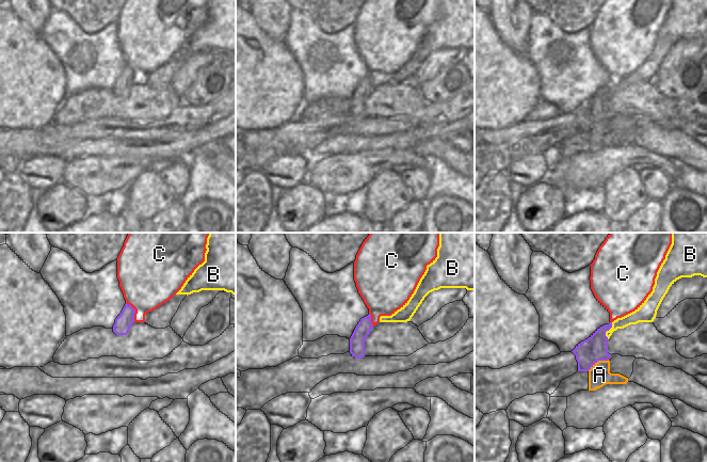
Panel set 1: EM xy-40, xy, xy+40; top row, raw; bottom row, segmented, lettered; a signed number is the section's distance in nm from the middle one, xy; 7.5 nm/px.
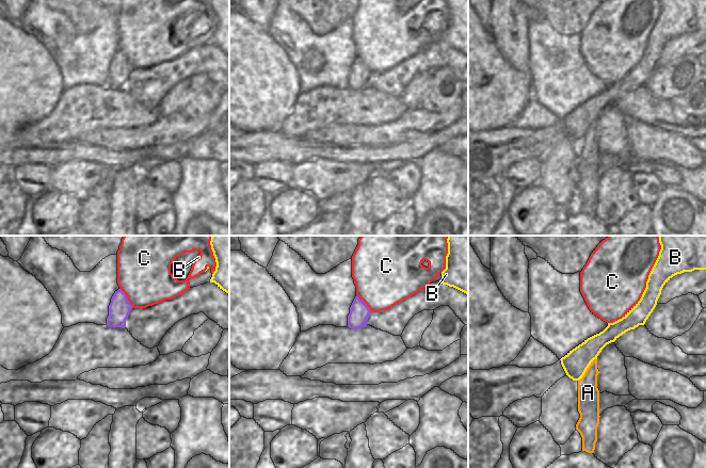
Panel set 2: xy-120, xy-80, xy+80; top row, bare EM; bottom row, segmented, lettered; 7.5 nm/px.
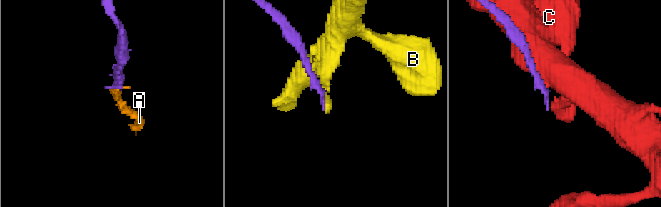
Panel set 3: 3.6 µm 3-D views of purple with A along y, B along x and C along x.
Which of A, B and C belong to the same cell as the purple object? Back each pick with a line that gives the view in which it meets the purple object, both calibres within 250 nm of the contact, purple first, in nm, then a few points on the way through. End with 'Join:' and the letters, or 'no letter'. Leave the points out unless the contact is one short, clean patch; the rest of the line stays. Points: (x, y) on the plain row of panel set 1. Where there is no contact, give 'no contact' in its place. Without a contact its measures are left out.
A: meets purple in xy+40; 190 nm thick on the purple side, 170 nm on the other; runs through xy+40 (590, 112), (597, 122), (599, 136)
Join: A

